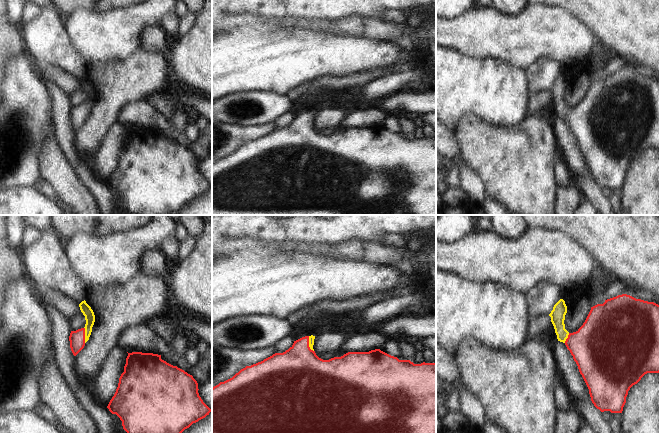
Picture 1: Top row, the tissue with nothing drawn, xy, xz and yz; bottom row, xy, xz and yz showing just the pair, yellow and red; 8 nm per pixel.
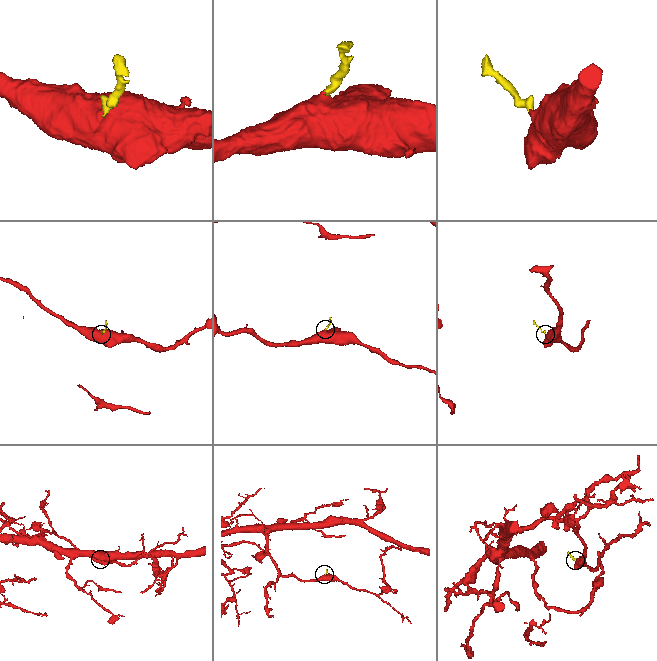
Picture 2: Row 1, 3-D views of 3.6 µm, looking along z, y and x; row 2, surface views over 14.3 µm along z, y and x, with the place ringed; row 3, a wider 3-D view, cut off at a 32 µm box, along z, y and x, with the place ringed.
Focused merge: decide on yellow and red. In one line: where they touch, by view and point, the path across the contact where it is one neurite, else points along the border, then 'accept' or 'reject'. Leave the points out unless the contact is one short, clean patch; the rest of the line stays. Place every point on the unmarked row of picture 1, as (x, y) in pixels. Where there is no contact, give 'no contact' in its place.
xz (309, 120) | across xz (311, 114), (309, 120), (302, 127), (298, 149) | accept

